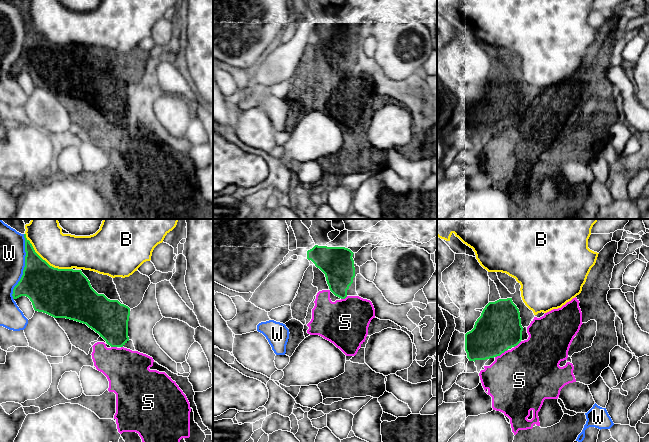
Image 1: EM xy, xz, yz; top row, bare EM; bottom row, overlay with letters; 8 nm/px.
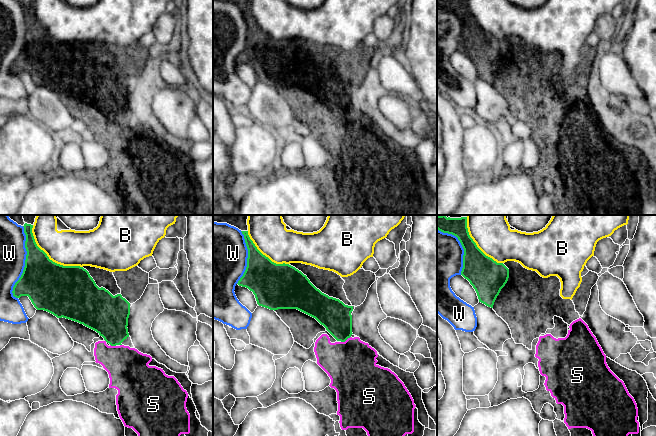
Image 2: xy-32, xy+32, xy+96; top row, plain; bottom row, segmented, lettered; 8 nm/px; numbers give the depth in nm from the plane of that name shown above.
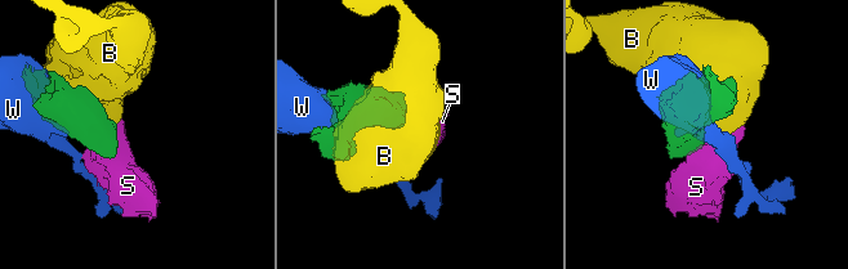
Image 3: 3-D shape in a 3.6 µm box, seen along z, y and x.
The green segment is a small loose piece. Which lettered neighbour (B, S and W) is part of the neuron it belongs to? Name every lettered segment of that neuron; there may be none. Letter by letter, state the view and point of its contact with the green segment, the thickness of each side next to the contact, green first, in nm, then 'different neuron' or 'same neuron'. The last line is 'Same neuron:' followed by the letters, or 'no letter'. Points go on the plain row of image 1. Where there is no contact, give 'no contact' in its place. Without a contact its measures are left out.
B: contact xy (44, 36); calibres 360 and 280 nm; different neuron
S: contact yz (501, 129); calibres 360 and 480 nm; same neuron
W: contact xy (24, 43); calibres 340 and 200 nm; different neuron
Same neuron: S

